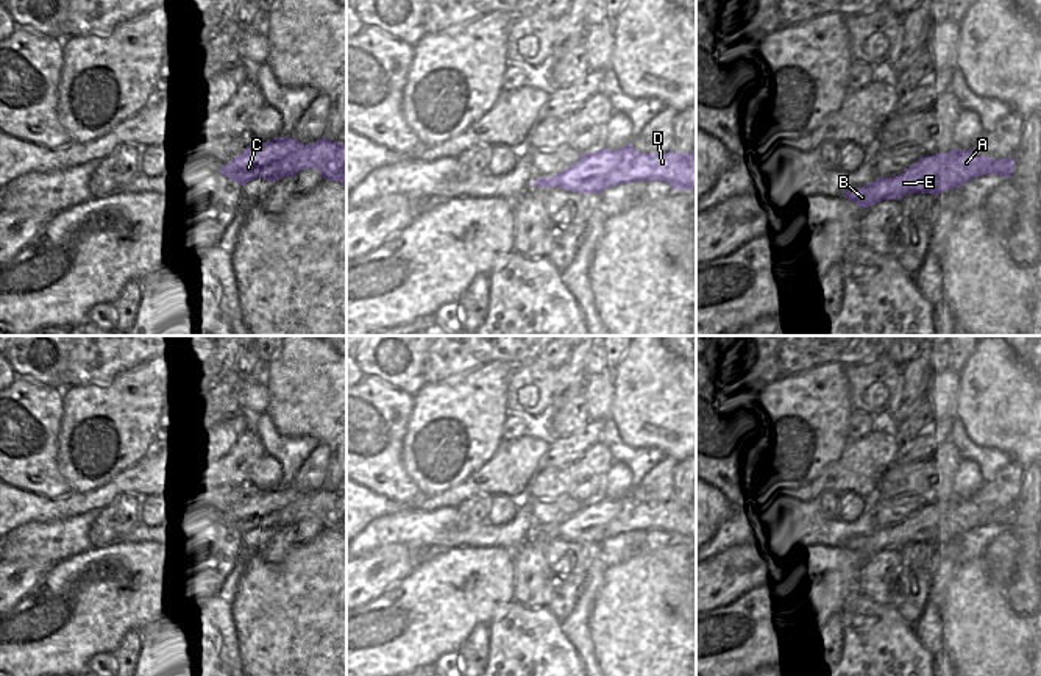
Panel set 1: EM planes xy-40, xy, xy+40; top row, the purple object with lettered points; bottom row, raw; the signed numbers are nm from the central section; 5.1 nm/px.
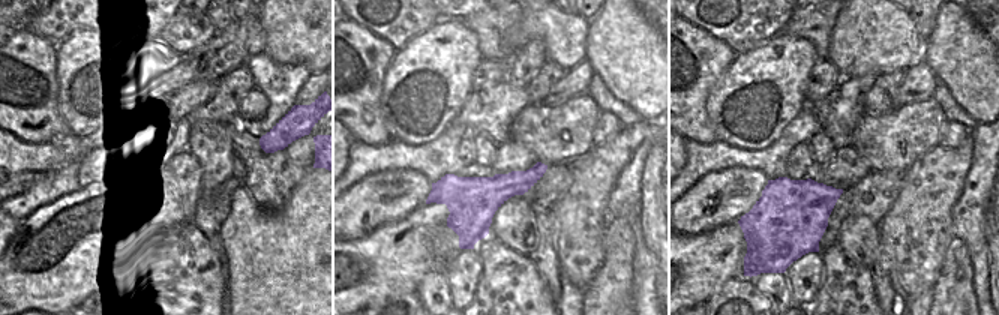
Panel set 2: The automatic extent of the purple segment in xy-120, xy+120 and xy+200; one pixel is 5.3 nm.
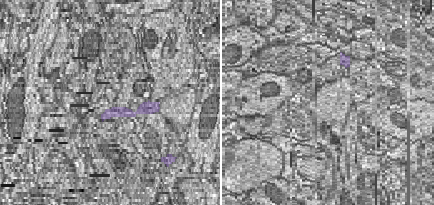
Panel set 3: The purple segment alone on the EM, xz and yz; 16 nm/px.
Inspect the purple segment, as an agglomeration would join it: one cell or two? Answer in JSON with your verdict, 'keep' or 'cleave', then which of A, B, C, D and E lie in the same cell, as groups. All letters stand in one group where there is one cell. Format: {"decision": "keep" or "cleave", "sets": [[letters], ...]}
{"decision": "cleave", "sets": [["A", "B", "C", "E"], ["D"]]}

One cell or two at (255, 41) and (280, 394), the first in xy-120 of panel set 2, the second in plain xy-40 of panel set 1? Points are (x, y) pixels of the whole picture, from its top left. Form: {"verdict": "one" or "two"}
{"verdict": "two"}

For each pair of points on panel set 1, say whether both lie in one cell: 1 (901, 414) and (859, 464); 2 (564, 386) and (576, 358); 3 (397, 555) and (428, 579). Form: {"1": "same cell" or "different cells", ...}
{"1": "different cells", "2": "same cell", "3": "different cells"}

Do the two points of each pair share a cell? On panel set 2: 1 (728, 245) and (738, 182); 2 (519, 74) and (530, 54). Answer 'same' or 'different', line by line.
1: different
2: same

